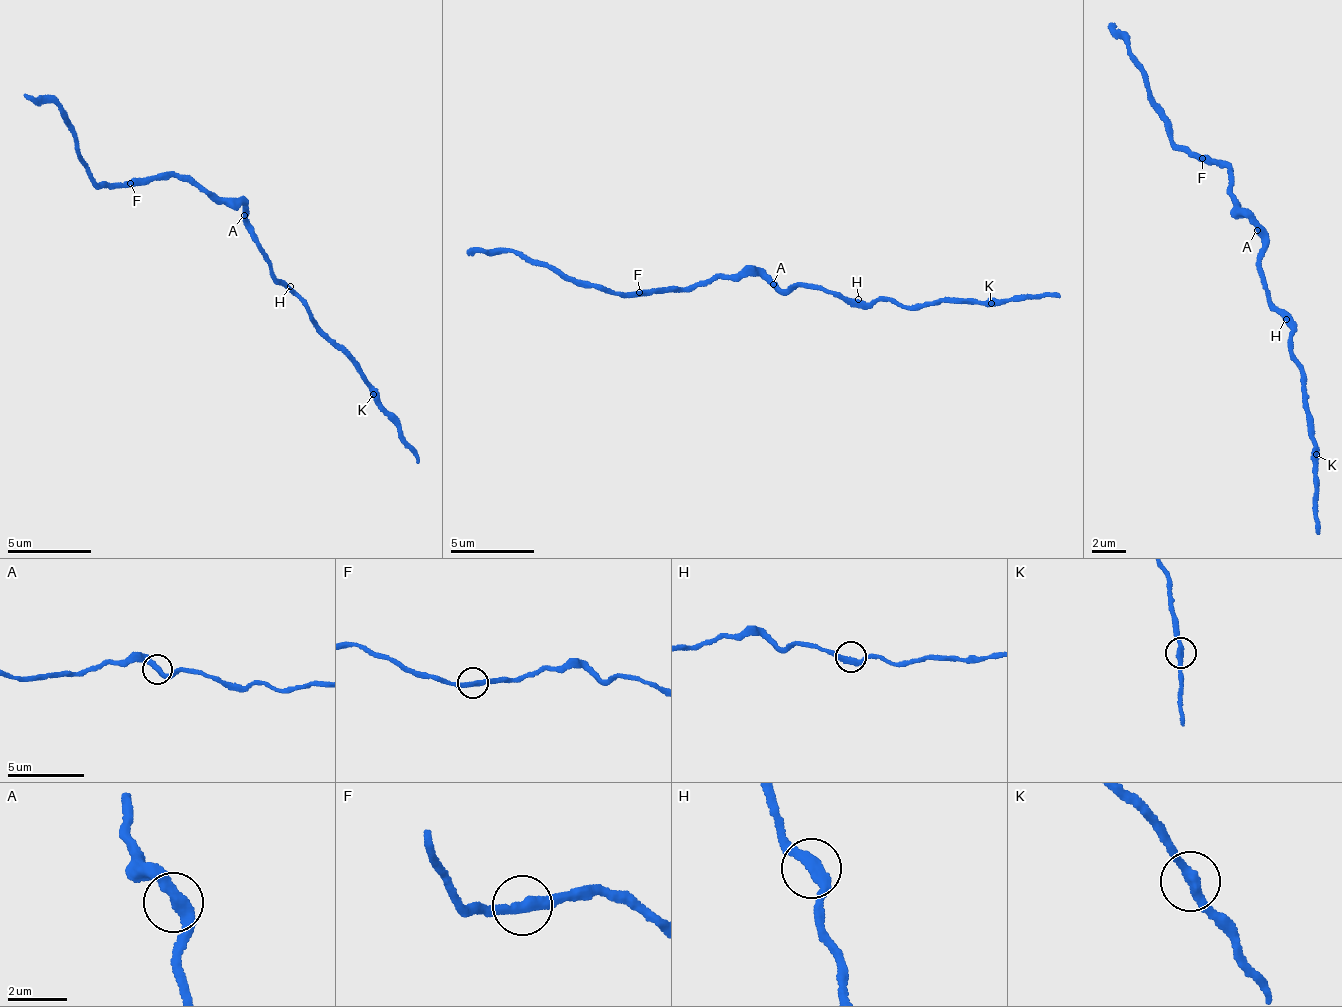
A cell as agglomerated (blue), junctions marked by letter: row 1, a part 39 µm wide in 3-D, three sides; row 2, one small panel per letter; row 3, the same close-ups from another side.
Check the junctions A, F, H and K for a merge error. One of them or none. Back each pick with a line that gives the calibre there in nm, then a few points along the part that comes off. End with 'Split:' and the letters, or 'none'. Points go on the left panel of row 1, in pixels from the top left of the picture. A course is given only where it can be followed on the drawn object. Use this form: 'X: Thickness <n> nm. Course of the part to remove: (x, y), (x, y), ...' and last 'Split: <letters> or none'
Split: none

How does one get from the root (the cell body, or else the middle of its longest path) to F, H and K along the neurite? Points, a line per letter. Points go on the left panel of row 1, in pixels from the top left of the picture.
F: (246, 213), (240, 205), (225, 207), (210, 201), (186, 180), (178, 181), (175, 177), (130, 183)
H: (246, 213), (246, 230), (257, 243), (257, 251), (264, 258), (268, 270), (277, 280), (290, 286)
K: (246, 213), (246, 230), (257, 243), (268, 270), (298, 297), (313, 328), (362, 373), (362, 381), (375, 393)

